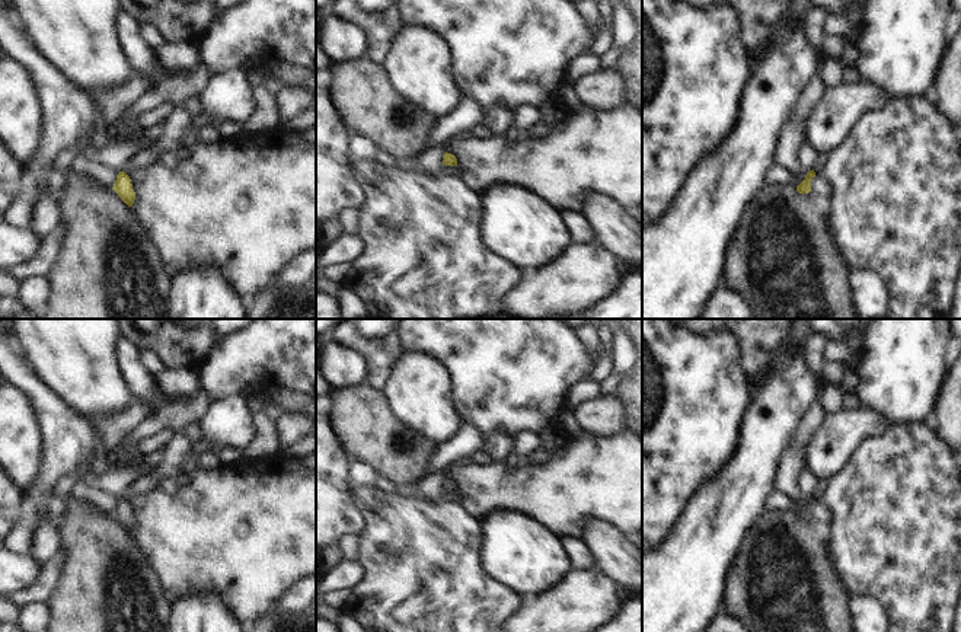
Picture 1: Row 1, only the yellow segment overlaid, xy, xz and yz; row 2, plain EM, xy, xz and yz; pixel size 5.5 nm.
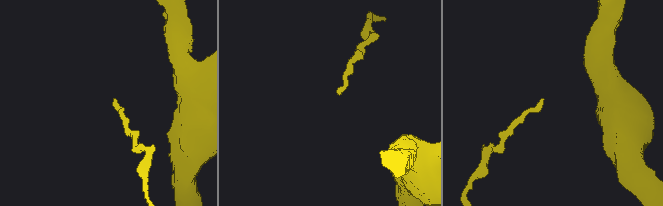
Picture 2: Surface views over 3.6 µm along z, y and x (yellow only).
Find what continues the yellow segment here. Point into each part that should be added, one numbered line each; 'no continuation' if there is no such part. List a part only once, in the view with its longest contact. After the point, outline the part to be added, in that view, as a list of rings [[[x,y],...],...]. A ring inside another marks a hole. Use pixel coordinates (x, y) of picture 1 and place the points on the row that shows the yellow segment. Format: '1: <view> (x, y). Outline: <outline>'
no continuation

